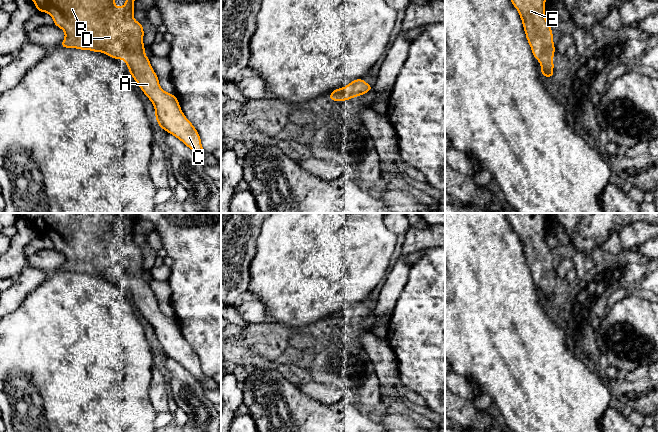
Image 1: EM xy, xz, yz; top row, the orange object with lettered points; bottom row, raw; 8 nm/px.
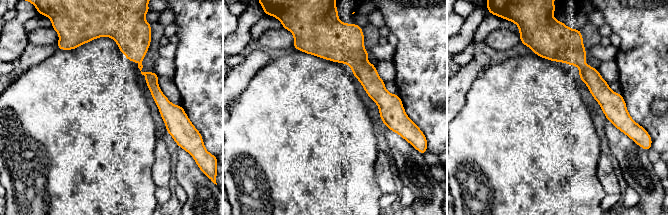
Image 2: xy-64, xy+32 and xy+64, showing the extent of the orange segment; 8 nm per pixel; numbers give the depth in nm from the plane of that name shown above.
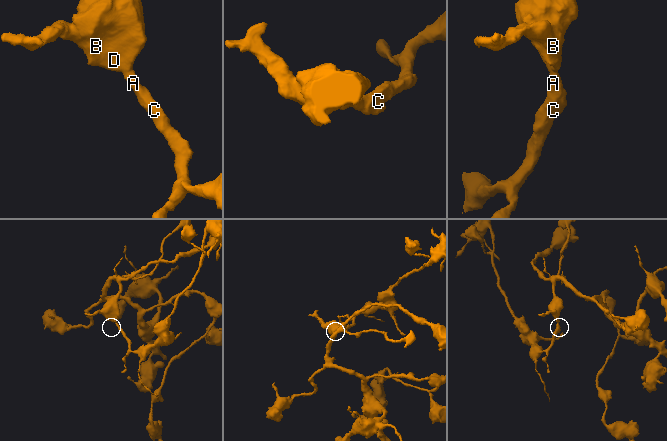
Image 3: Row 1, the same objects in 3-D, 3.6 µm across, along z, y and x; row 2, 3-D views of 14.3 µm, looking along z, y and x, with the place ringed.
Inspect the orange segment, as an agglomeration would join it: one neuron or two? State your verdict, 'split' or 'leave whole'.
leave whole

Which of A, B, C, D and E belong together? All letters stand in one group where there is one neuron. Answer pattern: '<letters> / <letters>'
A B C D E

